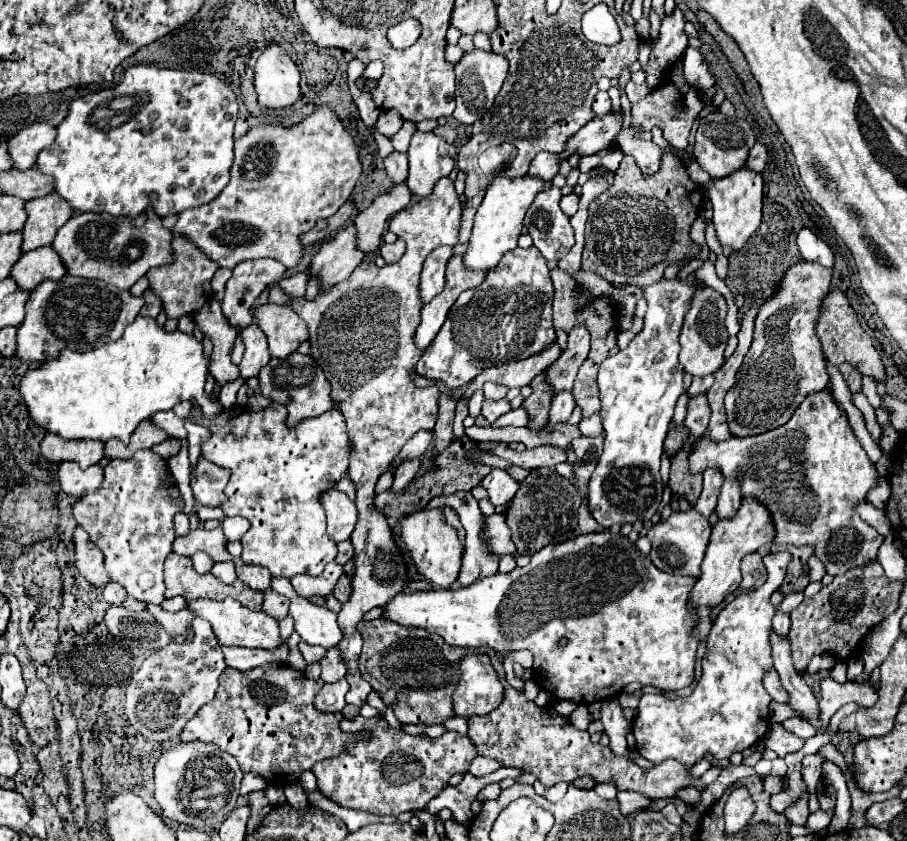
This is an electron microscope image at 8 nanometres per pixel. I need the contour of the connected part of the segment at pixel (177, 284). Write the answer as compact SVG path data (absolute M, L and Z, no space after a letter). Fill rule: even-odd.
M174 237L172 241L174 249L174 261L156 269L148 271L150 287L152 291L164 301L164 311L168 317L180 317L180 315L194 315L198 313L210 299L212 299L212 289L210 289L210 279L216 273L218 265L204 257L192 241L184 241L184 237Z

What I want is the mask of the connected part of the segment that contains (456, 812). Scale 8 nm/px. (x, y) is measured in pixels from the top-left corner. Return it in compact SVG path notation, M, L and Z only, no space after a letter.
M512 767L498 769L498 771L494 771L494 773L486 775L486 777L474 777L474 775L466 773L466 777L462 779L460 785L442 789L442 793L439 793L434 799L428 801L428 805L424 807L424 811L428 811L430 815L438 815L444 807L448 807L458 823L470 821L470 819L474 817L472 811L470 811L470 805L472 805L474 797L478 795L478 791L480 791L482 787L486 787L488 783L502 781L504 777L518 779L520 775L524 775L524 771L512 769Z

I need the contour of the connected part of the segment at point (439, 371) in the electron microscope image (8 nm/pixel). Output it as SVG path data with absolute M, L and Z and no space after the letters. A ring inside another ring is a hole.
M534 245L530 249L516 247L508 251L500 259L500 263L488 271L484 285L468 289L456 299L440 333L422 353L416 365L416 373L426 379L440 381L448 389L458 389L468 385L468 381L478 375L478 361L518 361L540 353L544 347L556 341L556 333L552 327L552 297L554 285L550 281L550 269L546 267L546 259L542 257L542 253Z

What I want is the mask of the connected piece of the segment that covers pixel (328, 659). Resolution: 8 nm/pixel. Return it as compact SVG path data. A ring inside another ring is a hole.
M336 647L326 651L326 655L320 659L320 667L322 667L320 679L324 683L334 683L334 681L338 681L346 675L346 665L344 665L344 661L340 657L340 651Z

